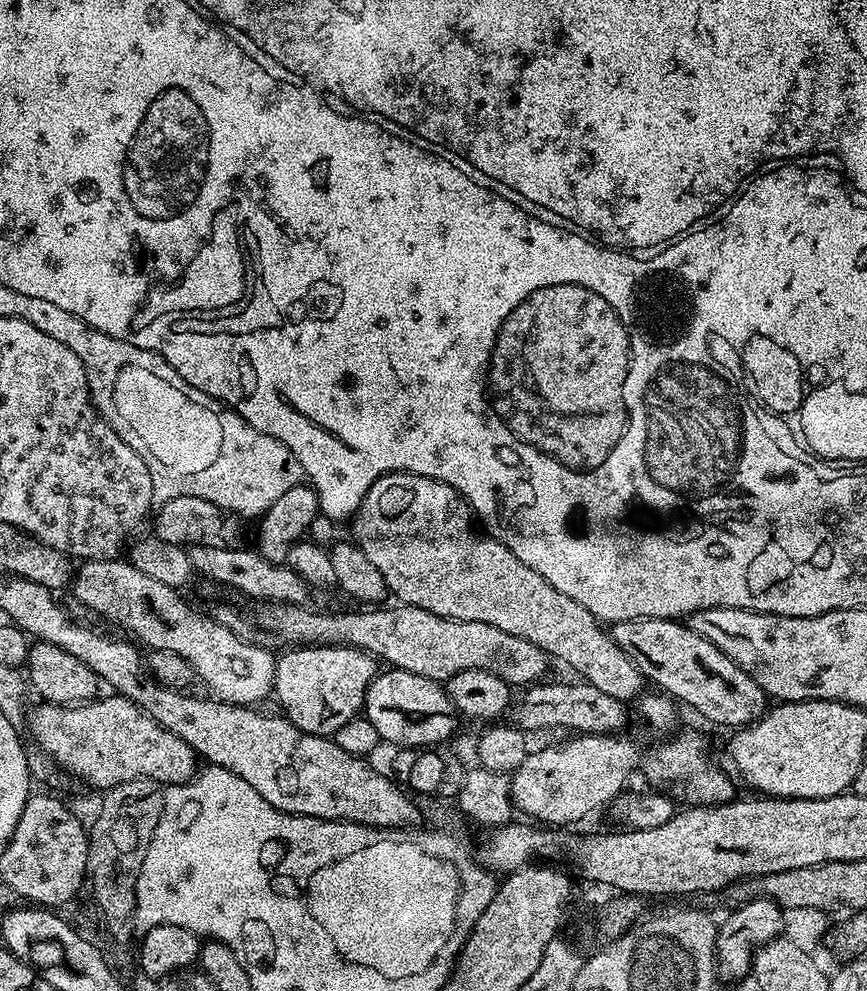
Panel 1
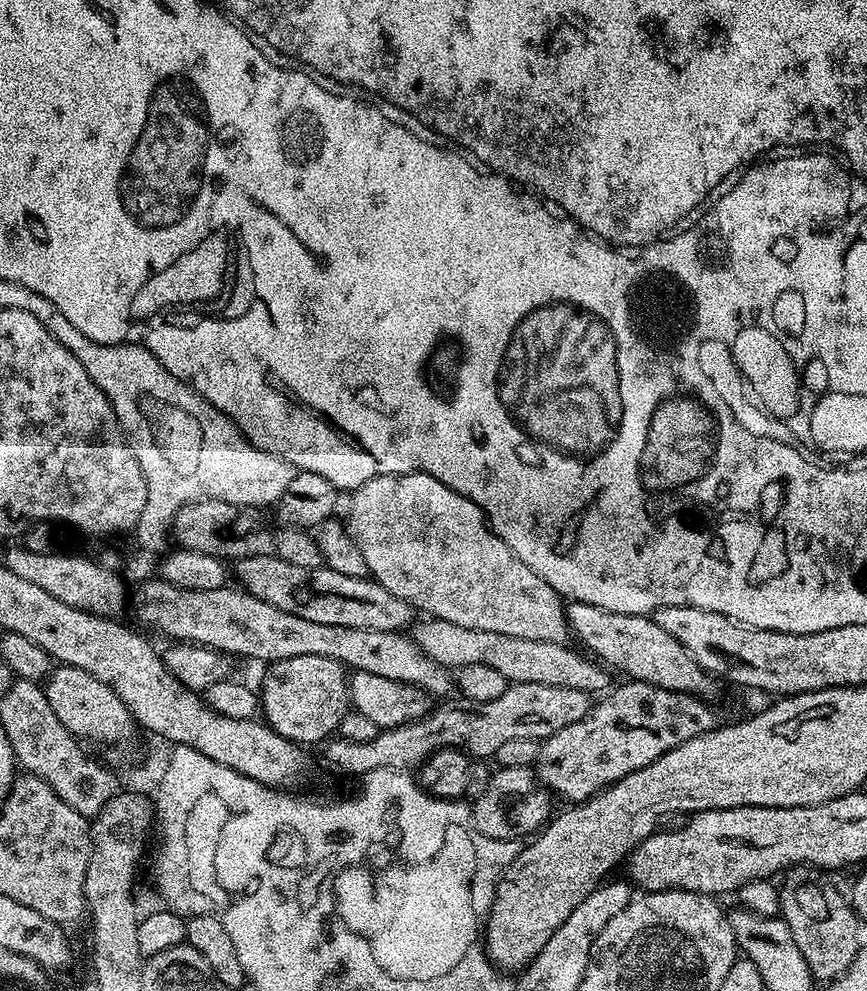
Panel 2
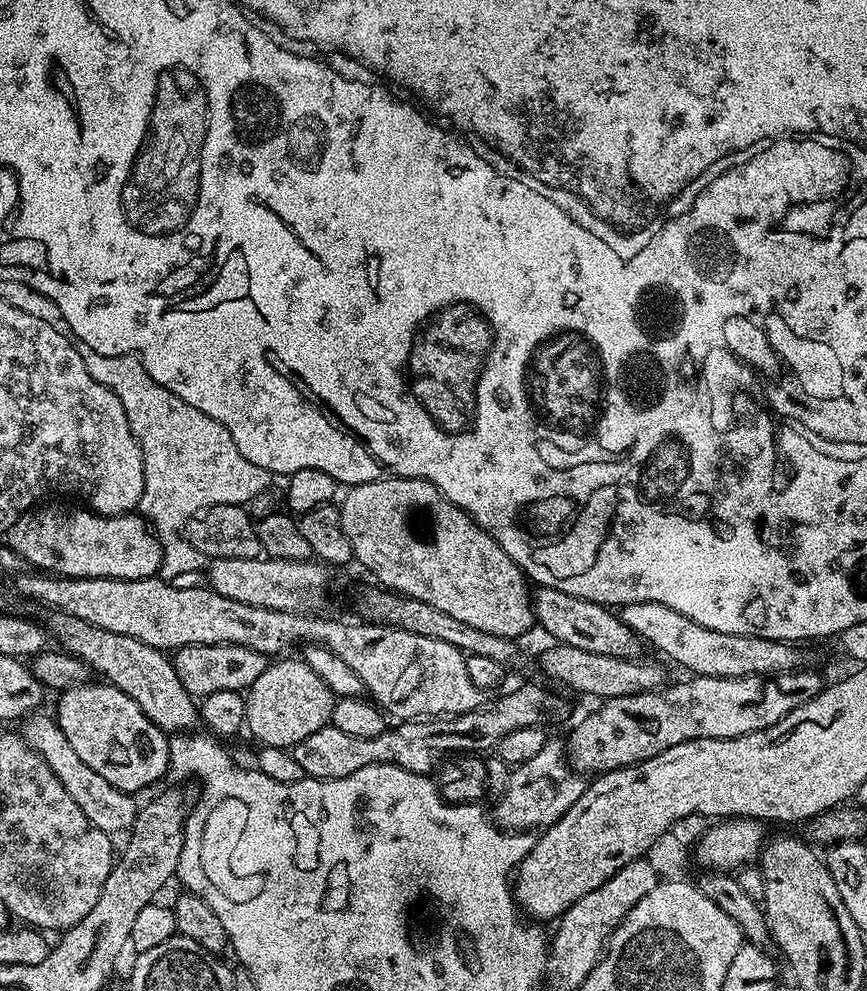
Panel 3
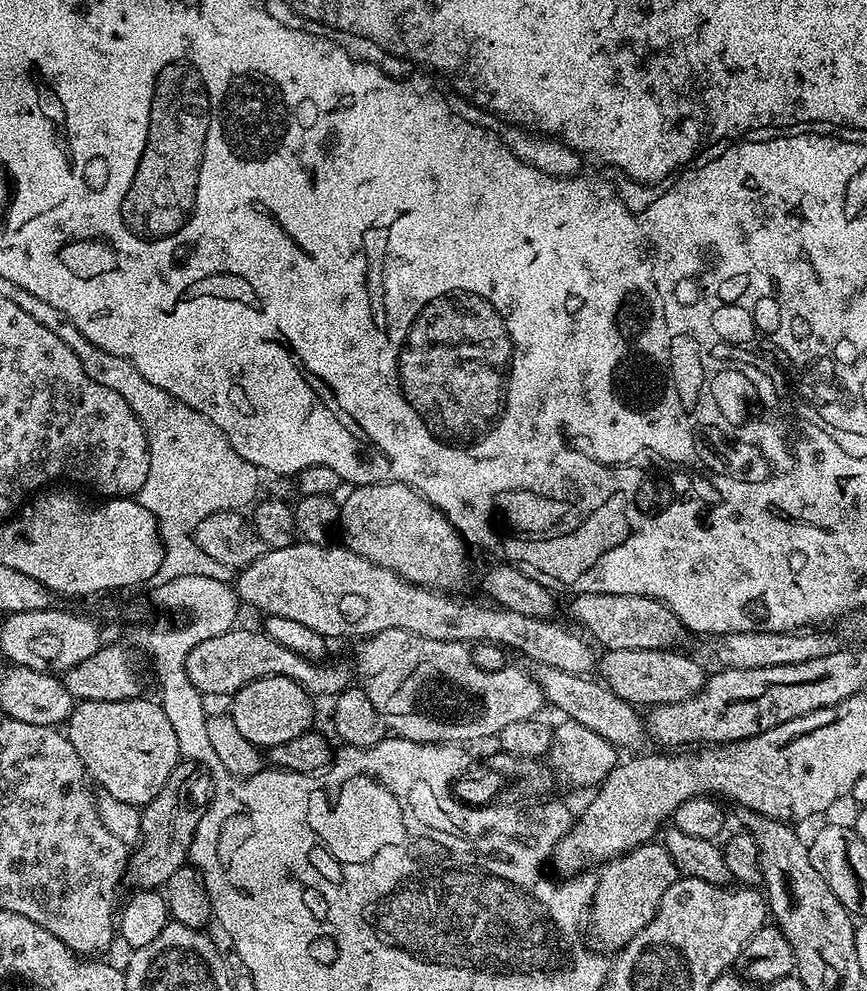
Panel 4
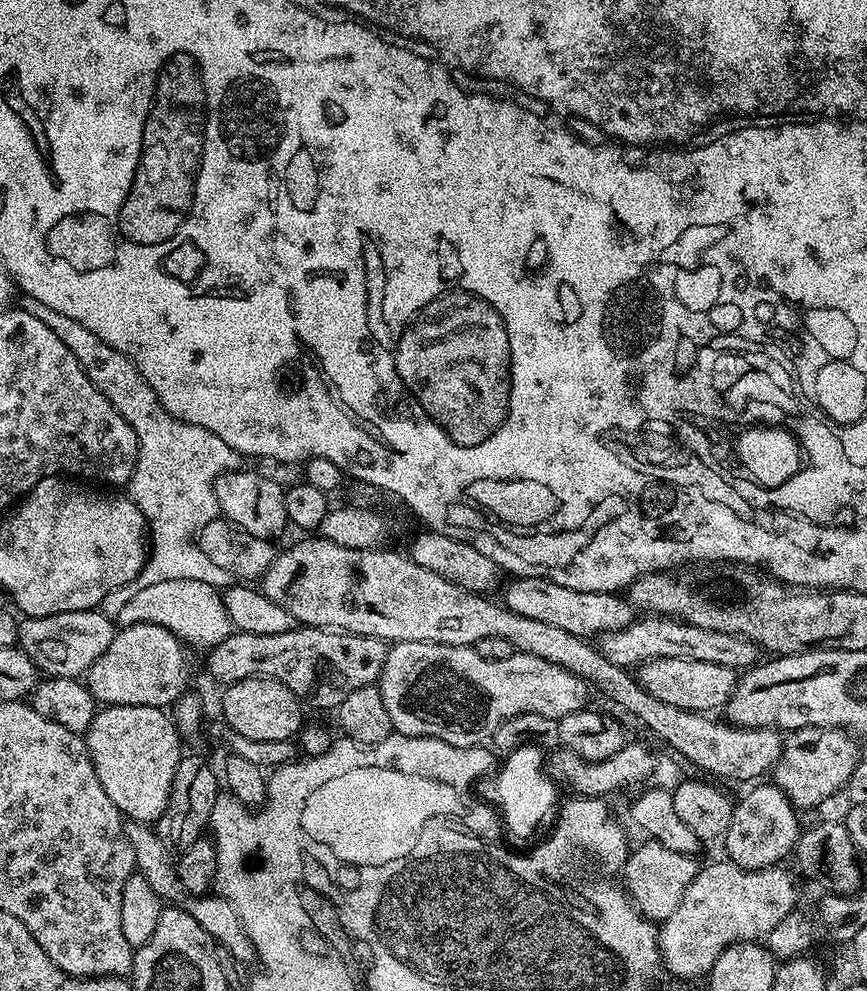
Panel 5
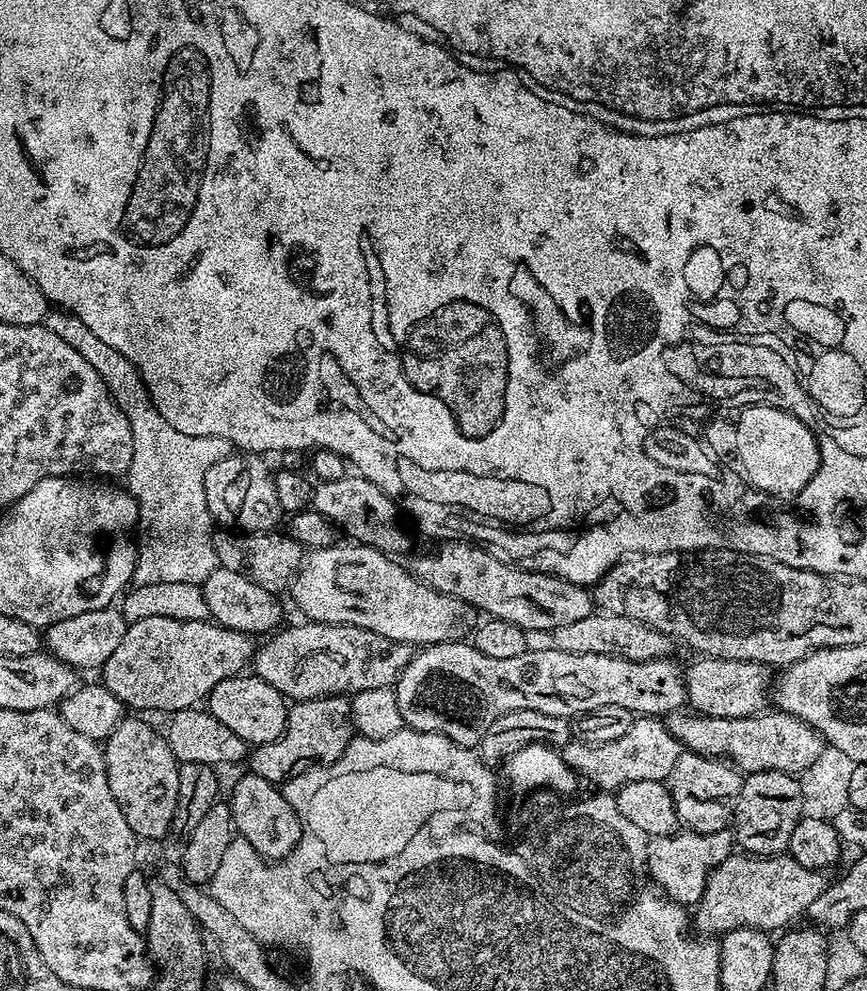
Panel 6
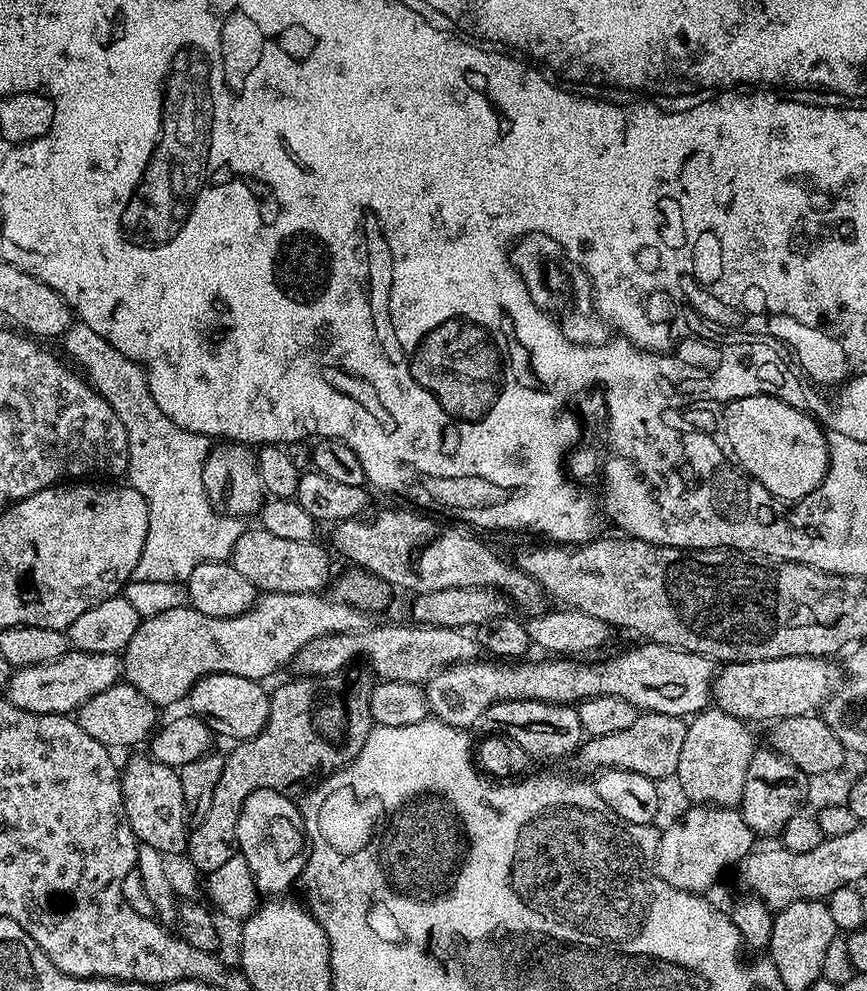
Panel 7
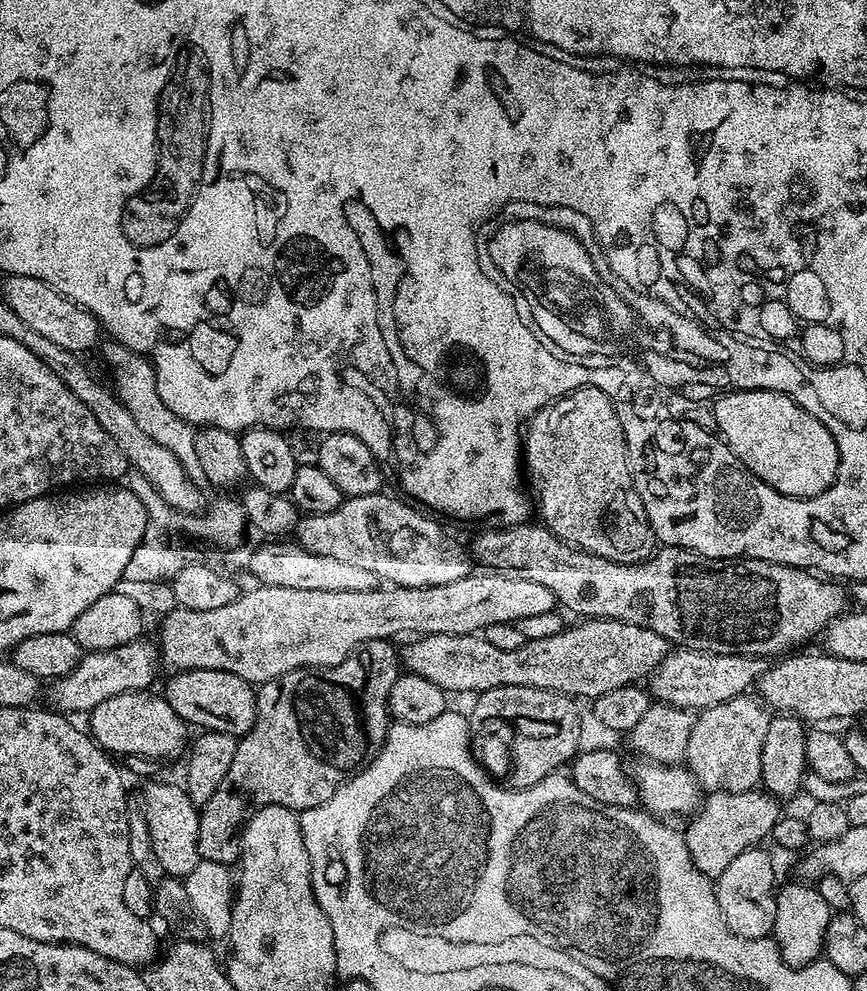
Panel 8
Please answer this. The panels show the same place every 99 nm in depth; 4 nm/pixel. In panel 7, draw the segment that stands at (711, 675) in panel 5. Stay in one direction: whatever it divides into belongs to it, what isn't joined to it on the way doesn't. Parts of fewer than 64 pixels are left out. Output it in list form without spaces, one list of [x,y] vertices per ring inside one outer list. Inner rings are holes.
[[[787,656],[786,658],[770,658],[769,660],[747,660],[741,664],[725,663],[724,668],[715,673],[712,682],[712,695],[715,707],[726,714],[734,714],[745,722],[752,720],[768,720],[775,722],[794,718],[795,716],[811,716],[832,697],[842,680],[842,672],[832,665],[833,661],[819,656]]]

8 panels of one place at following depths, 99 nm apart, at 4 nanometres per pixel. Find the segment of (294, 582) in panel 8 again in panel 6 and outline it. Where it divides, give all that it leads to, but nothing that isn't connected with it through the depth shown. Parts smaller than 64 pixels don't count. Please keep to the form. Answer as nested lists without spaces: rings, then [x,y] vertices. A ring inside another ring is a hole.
[[[224,530],[215,537],[216,563],[226,570],[234,570],[234,574],[242,574],[250,578],[250,582],[258,582],[258,586],[266,586],[266,590],[280,594],[291,585],[292,579],[300,571],[306,560],[306,552],[302,545],[287,531],[246,532],[243,530]]]

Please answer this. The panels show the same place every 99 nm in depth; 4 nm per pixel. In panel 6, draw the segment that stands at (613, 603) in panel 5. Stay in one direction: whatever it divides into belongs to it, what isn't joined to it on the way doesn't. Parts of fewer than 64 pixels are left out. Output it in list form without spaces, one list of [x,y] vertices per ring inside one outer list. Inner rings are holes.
[[[445,539],[440,543],[433,552],[422,553],[410,564],[412,575],[442,594],[450,594],[463,604],[471,604],[473,609],[480,611],[481,608],[485,617],[514,622],[514,626],[522,626],[529,634],[551,634],[558,630],[558,626],[578,622],[594,611],[593,597],[583,584],[571,584],[549,573],[531,572],[503,564],[485,548],[463,539]]]

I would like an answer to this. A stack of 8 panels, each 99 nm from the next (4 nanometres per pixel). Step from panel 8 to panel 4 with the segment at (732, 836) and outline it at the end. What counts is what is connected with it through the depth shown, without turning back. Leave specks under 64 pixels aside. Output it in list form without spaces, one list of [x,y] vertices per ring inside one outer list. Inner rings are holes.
[[[649,842],[624,856],[609,860],[599,869],[590,909],[590,932],[612,950],[619,950],[654,918],[662,896],[678,879],[678,873],[663,843]]]

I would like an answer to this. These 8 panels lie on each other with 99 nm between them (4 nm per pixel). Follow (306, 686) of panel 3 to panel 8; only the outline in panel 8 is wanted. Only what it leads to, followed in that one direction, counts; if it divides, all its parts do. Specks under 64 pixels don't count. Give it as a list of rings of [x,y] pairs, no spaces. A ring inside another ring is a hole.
[[[195,668],[189,672],[178,672],[169,675],[168,685],[162,689],[165,702],[183,718],[185,725],[197,724],[197,729],[209,732],[225,732],[237,738],[244,736],[256,721],[256,688],[248,681],[222,670],[202,670]]]

